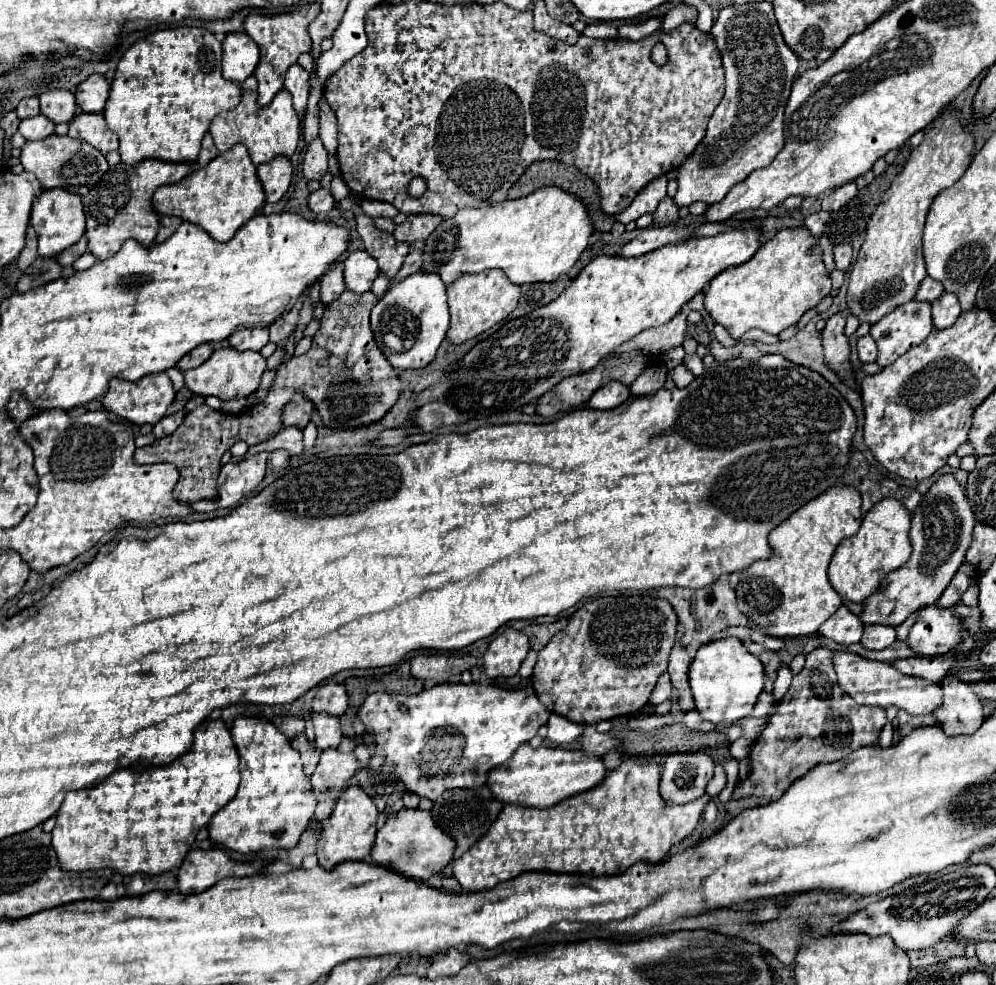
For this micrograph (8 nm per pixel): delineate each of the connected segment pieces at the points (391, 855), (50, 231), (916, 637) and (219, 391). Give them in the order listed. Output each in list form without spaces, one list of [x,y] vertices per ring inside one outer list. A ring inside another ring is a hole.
[[[402,808],[388,816],[386,824],[376,834],[376,846],[372,850],[372,864],[398,872],[406,878],[426,882],[434,874],[440,874],[454,858],[456,842],[434,822],[432,814],[420,808]]]
[[[62,188],[44,190],[32,204],[30,218],[36,234],[38,234],[38,254],[40,256],[56,256],[74,242],[78,242],[84,234],[84,208],[78,194],[70,194]]]
[[[926,606],[926,610],[918,612],[906,644],[916,656],[942,656],[958,646],[962,630],[962,620],[954,618],[950,608],[940,610],[936,606]]]
[[[218,348],[214,354],[198,368],[184,372],[186,386],[200,396],[216,396],[222,402],[232,398],[246,398],[254,394],[260,386],[260,378],[266,370],[266,360],[254,352],[238,352],[234,348]]]

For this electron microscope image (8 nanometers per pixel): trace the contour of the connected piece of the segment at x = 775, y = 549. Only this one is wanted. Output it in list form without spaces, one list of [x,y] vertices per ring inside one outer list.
[[[832,486],[776,526],[768,536],[772,558],[754,562],[742,572],[736,586],[742,614],[762,628],[762,632],[776,638],[804,638],[816,634],[842,604],[842,598],[828,582],[828,564],[836,546],[858,532],[862,522],[860,504],[862,496],[856,488]]]

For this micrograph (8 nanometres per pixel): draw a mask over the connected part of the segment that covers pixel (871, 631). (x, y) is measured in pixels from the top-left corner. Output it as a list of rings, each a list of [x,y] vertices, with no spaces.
[[[864,626],[860,644],[868,650],[884,650],[896,640],[896,630],[892,626]]]

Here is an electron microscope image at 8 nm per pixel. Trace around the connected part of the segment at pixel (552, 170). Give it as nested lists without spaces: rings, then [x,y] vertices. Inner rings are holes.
[[[544,160],[544,162],[534,162],[524,174],[522,178],[508,190],[508,198],[510,200],[516,200],[516,198],[522,198],[522,196],[528,196],[532,192],[536,192],[538,188],[544,188],[544,186],[558,186],[562,190],[566,190],[568,194],[576,196],[578,200],[584,202],[588,214],[590,214],[590,222],[594,226],[594,230],[598,232],[610,232],[612,224],[614,224],[614,216],[608,216],[608,214],[602,214],[598,210],[598,188],[594,186],[594,182],[590,182],[590,178],[584,178],[582,174],[578,174],[576,168],[572,166],[566,166],[562,162],[554,162],[554,160]]]

